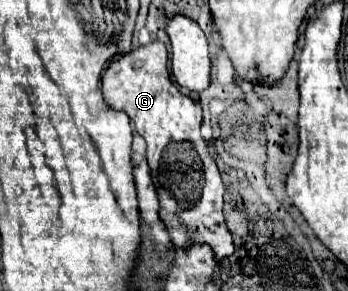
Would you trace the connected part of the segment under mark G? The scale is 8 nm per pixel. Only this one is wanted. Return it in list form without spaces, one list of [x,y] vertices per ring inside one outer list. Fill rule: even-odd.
[[[151,42],[145,48],[133,50],[125,56],[121,56],[115,64],[107,68],[103,74],[103,98],[107,106],[113,110],[121,110],[129,116],[133,124],[133,132],[139,134],[147,142],[147,164],[151,170],[151,178],[159,196],[159,216],[169,230],[169,236],[175,246],[189,248],[193,242],[207,244],[213,250],[215,260],[221,260],[225,256],[233,254],[233,240],[227,230],[225,218],[223,218],[223,180],[217,170],[215,160],[209,154],[207,142],[201,138],[201,106],[195,104],[189,96],[181,94],[175,84],[169,78],[167,70],[167,48],[163,42]]]

